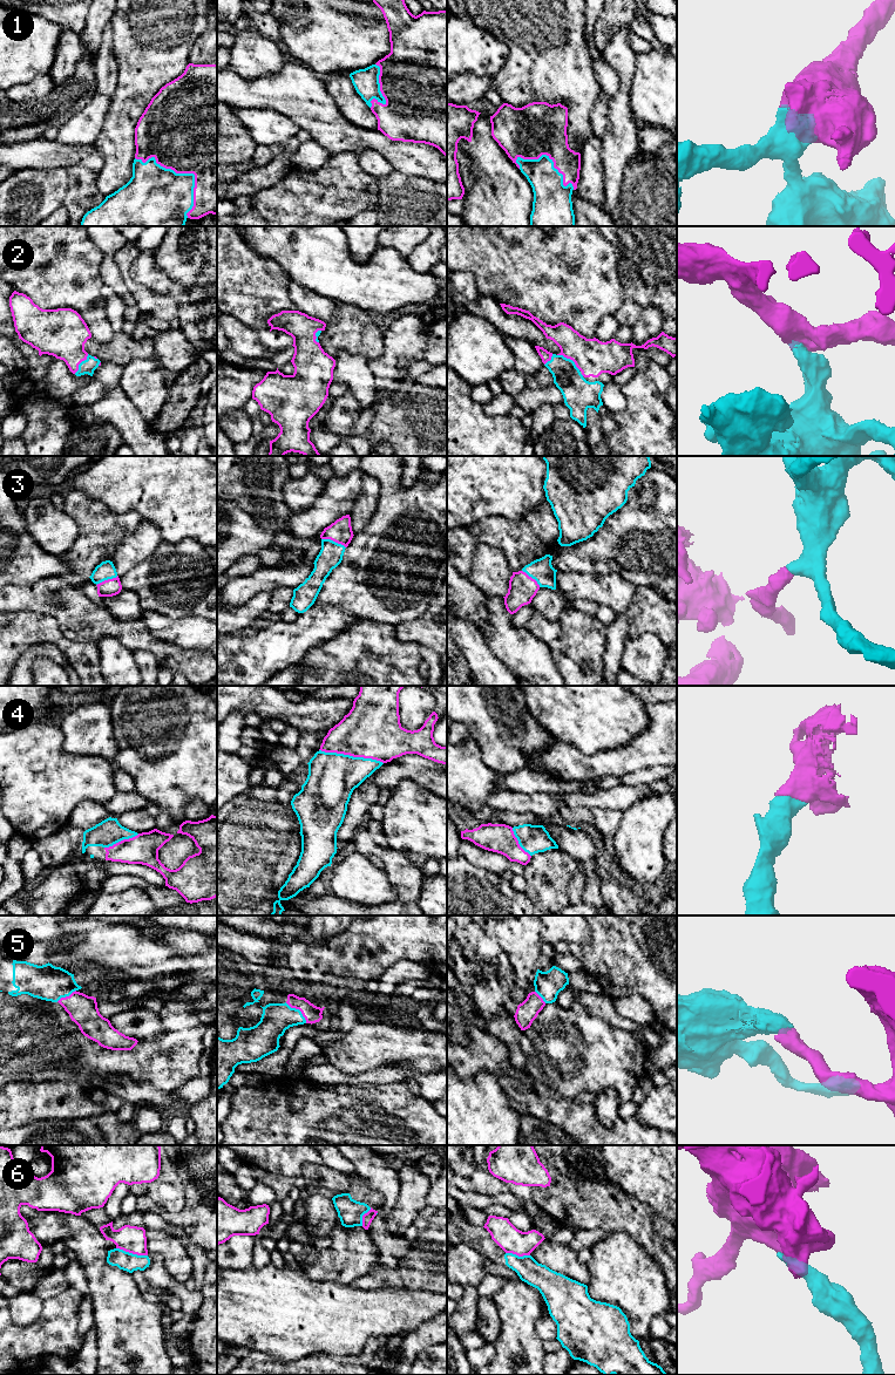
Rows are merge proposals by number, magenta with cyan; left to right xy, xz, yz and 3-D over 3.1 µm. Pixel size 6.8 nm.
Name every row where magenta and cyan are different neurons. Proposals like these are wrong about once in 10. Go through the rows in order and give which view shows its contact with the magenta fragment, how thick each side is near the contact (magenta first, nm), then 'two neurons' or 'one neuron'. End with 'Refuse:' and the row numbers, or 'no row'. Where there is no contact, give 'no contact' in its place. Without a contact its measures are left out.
1: xy | 500/420 nm | one neuron
2: yz | 240/200 nm | one neuron
3: xz | 160/160 nm | one neuron
4: xz | 400/340 nm | one neuron
5: xz | 120/200 nm | one neuron
6: xy | 180/130 nm | two neurons
Refuse: 6

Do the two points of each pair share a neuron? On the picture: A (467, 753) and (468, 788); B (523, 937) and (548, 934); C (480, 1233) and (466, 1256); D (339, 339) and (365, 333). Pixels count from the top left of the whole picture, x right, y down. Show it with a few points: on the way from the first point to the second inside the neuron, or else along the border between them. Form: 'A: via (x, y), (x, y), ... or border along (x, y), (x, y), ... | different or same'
A: via (467, 761), (467, 780) | same
B: border along (542, 927), (541, 940) | different
C: border along (459, 1241), (466, 1241), (487, 1258) | different
D: via (345, 333), (359, 333) | same

